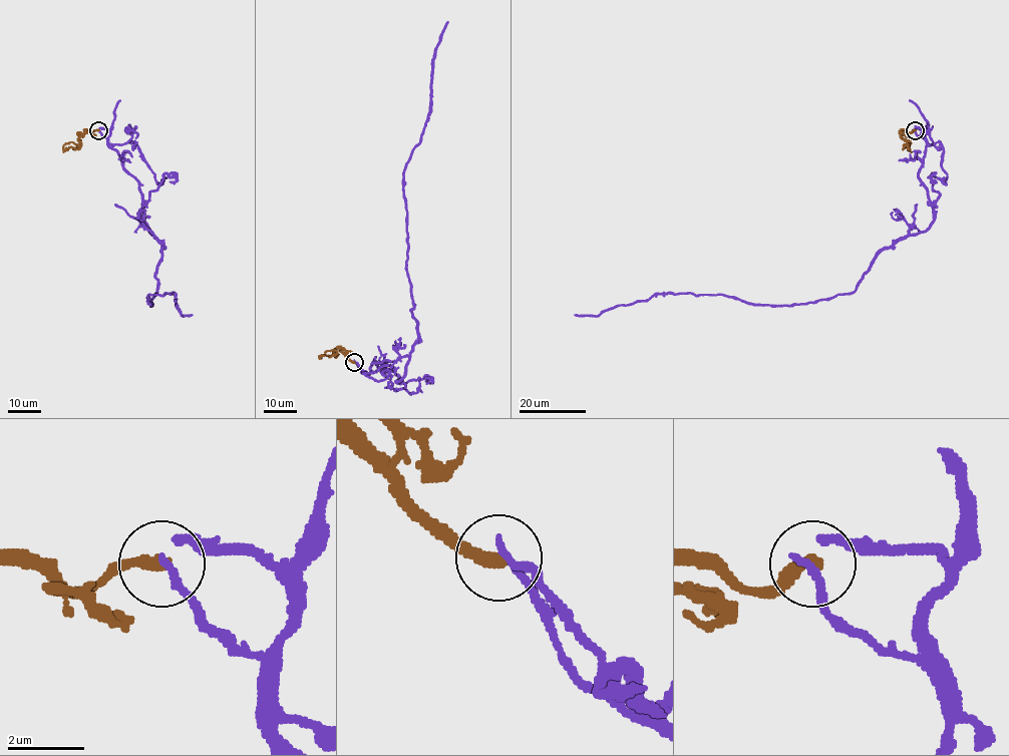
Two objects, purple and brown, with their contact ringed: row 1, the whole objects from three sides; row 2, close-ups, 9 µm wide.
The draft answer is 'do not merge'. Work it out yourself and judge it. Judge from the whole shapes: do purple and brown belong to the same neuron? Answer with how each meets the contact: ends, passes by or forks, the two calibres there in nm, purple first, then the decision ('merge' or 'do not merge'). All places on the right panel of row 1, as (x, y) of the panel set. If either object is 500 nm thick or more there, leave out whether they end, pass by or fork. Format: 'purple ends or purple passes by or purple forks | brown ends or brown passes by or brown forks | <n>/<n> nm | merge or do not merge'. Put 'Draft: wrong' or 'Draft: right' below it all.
purple passes by | brown ends | 160/320 nm | do not merge
Draft: right

